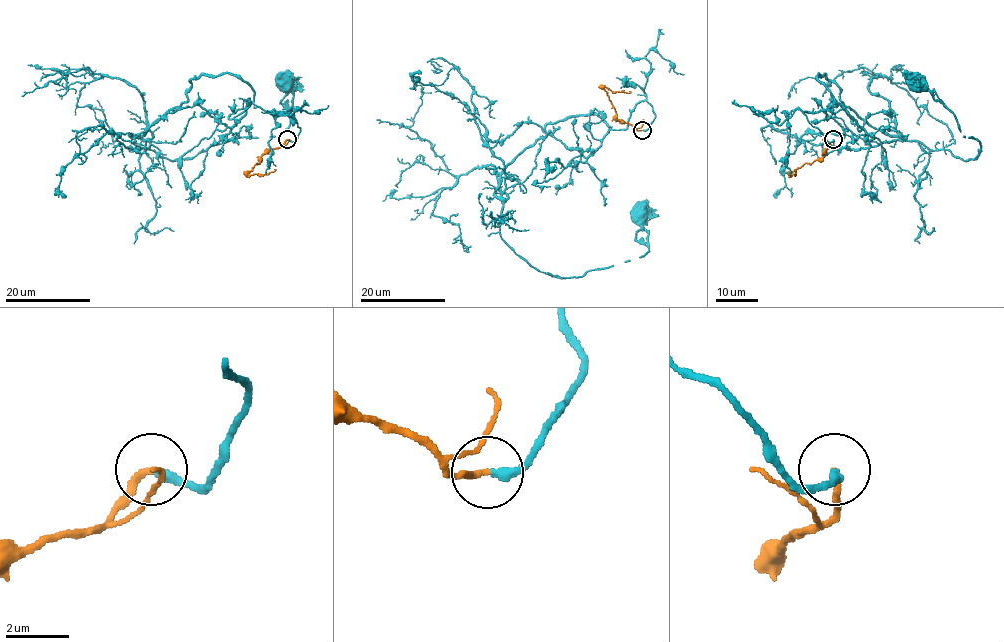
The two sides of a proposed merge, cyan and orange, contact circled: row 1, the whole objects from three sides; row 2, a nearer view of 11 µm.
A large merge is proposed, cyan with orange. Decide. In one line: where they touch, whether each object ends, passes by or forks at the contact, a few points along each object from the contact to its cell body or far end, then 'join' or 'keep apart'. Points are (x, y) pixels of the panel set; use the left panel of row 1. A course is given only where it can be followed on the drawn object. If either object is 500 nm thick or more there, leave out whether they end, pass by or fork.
place (287, 139); cyan ends; orange ends; course cyan (288, 139), (290, 113), (220, 73), (193, 77), (140, 136), (171, 160), (275, 136), (293, 113), (282, 81); course orange (287, 139), (278, 148), (268, 150), (248, 173), (268, 174), (275, 169); join

